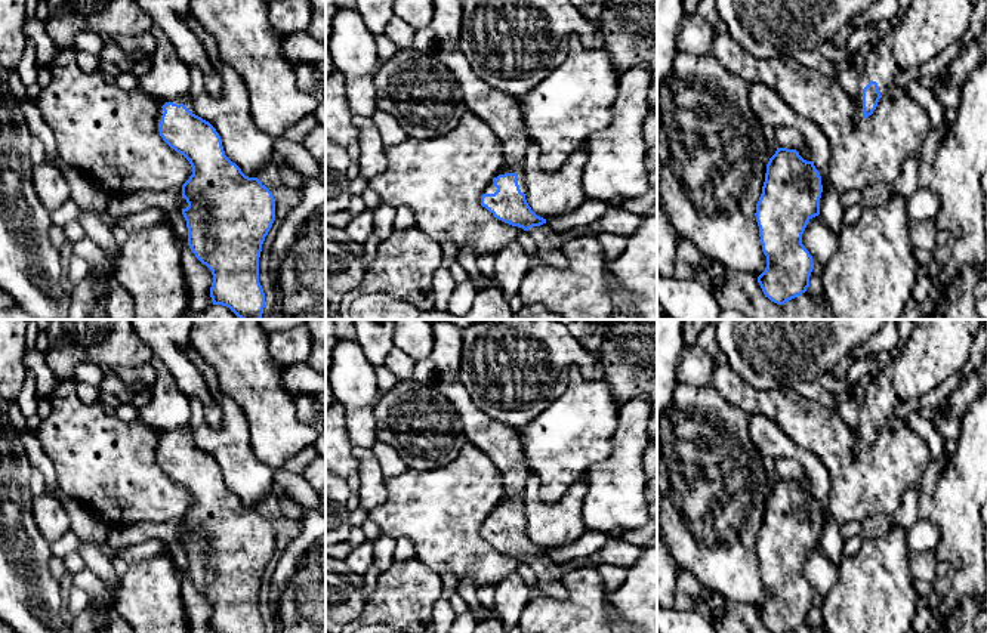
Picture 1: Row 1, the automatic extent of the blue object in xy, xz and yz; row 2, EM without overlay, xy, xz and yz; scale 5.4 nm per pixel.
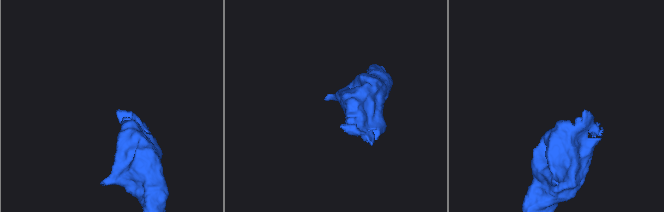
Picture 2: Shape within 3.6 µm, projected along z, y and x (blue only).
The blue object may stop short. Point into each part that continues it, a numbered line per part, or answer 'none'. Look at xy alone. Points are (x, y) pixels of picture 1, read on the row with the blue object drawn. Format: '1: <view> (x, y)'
1: xy (187, 99)

